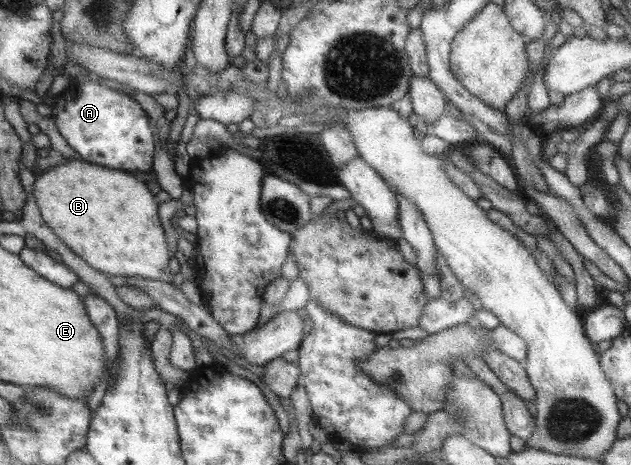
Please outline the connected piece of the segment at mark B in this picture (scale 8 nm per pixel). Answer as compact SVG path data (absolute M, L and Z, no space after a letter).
M67 158L67 162L47 168L44 171L38 172L33 182L33 190L30 192L33 197L34 203L37 204L37 209L43 221L47 224L47 227L53 231L61 243L65 243L69 250L73 251L75 255L85 260L85 263L96 269L101 273L107 273L107 275L121 275L125 277L139 276L141 278L147 278L152 280L159 280L172 283L171 271L169 271L169 261L171 253L168 250L167 243L165 241L165 235L161 223L159 223L159 217L157 216L158 203L153 194L149 192L149 188L146 186L146 182L142 182L141 179L135 177L134 173L126 172L126 170L116 170L113 168L106 168L97 164L89 162L83 162L82 160L75 160L73 158Z

